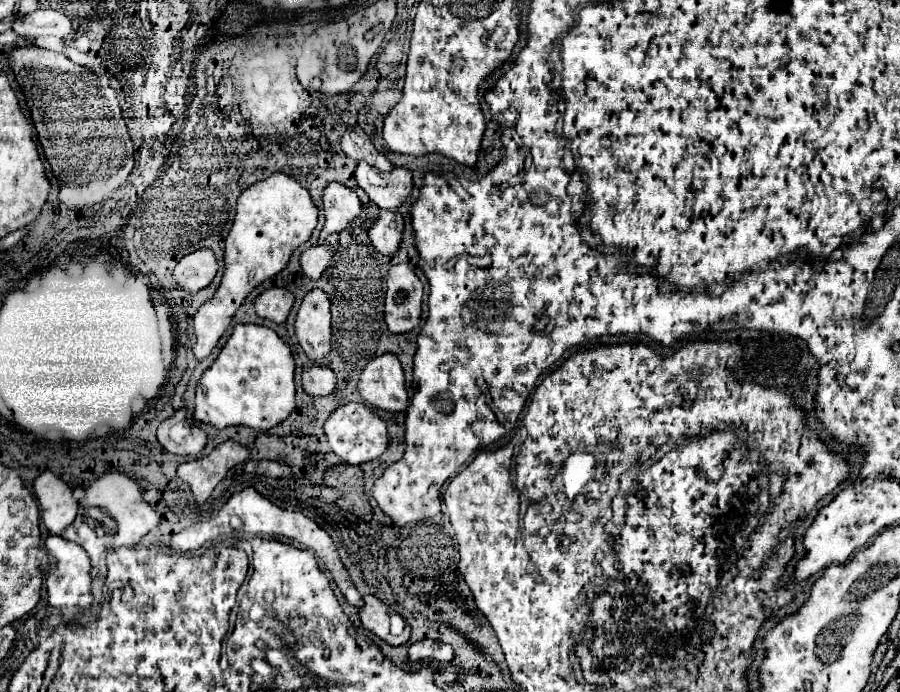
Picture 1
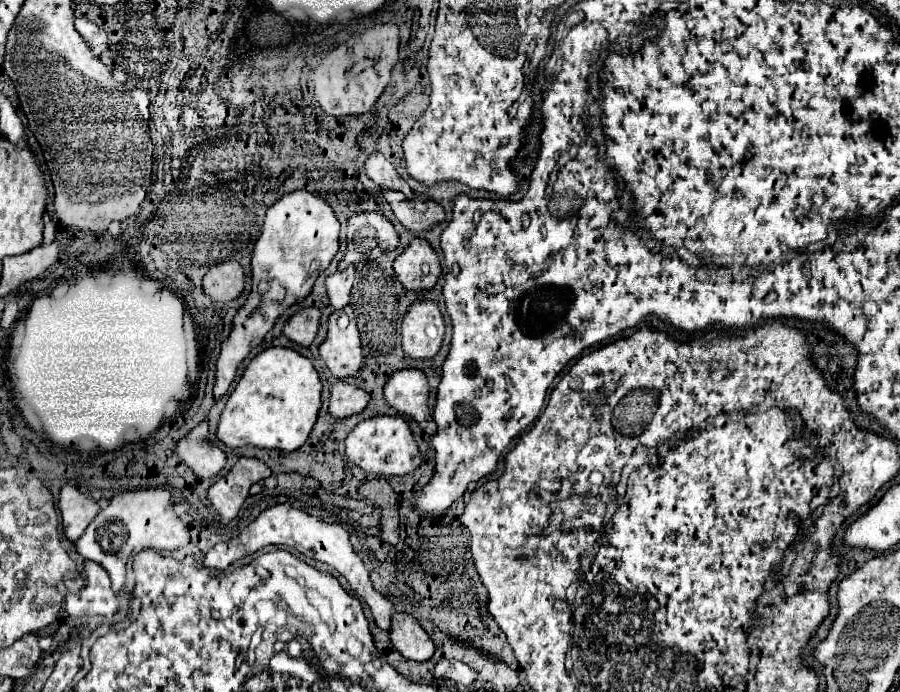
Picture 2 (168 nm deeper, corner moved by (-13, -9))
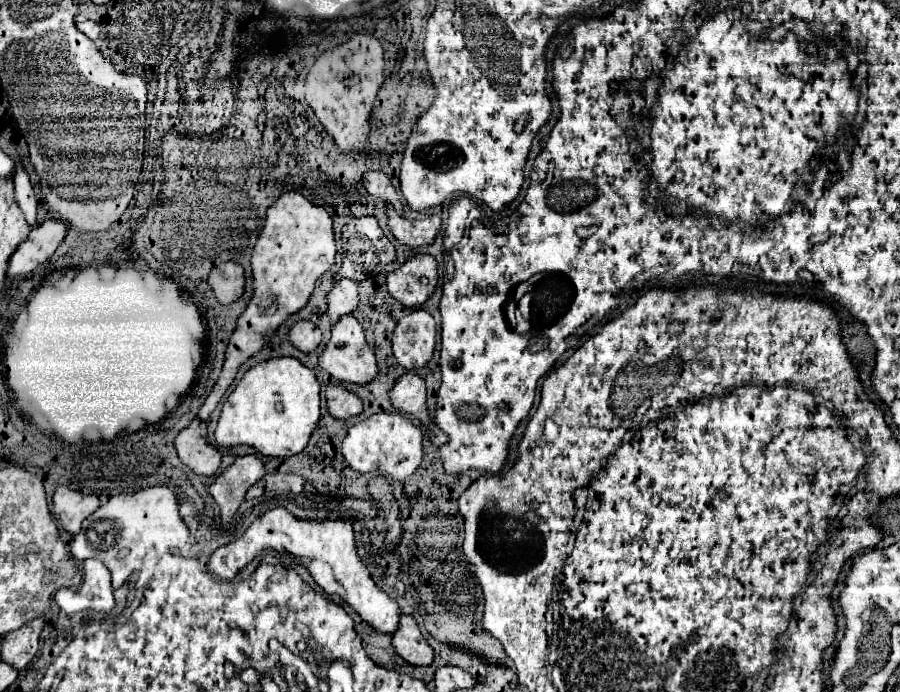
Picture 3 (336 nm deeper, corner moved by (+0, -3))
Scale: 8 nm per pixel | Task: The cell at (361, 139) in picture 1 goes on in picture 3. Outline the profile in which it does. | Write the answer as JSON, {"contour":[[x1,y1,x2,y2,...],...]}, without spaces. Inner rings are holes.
{"contour":[[366,172,362,176,362,184,368,190,370,196,380,198,382,202,386,202,388,206,392,206,398,214,404,214,404,206,402,206,402,198,400,194,394,190,390,178,384,172]]}

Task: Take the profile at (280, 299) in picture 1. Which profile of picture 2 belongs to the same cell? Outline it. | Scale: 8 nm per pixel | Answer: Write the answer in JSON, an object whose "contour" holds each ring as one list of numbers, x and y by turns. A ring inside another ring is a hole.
{"contour":[[315,306,301,308,283,326,283,334,299,346,309,346,317,334,321,312]]}

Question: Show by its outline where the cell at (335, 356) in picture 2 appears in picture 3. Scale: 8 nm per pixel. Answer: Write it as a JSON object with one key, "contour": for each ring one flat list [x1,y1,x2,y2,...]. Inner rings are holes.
{"contour":[[344,316,340,322,334,324,332,328,332,338,328,346,324,348,320,356,320,366,332,376,332,378,342,378,338,382,350,382,350,384,368,384,376,378,378,366,376,366,376,356,372,348,366,344,362,324,354,316]]}

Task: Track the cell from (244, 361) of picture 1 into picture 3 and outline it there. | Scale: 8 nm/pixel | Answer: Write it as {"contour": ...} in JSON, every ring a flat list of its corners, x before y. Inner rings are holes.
{"contour":[[272,358,250,368,224,402,218,426,218,446,248,444,264,456,290,458,300,454,320,422,320,384,310,368,296,358]]}

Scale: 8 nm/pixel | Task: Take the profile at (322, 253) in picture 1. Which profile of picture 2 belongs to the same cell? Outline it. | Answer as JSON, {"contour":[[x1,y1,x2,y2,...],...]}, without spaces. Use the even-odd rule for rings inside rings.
{"contour":[[353,268,327,276,325,286,327,286,327,294,329,294,329,300,335,306,335,310,341,310,345,304,349,304,349,292,353,286,353,278,355,278]]}

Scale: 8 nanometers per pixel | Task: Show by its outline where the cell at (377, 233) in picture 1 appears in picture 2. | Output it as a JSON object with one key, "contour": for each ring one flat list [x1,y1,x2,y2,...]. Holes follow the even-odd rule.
{"contour":[[423,238,411,240,411,244,393,262,393,270,407,290,429,290,441,274,437,254]]}

